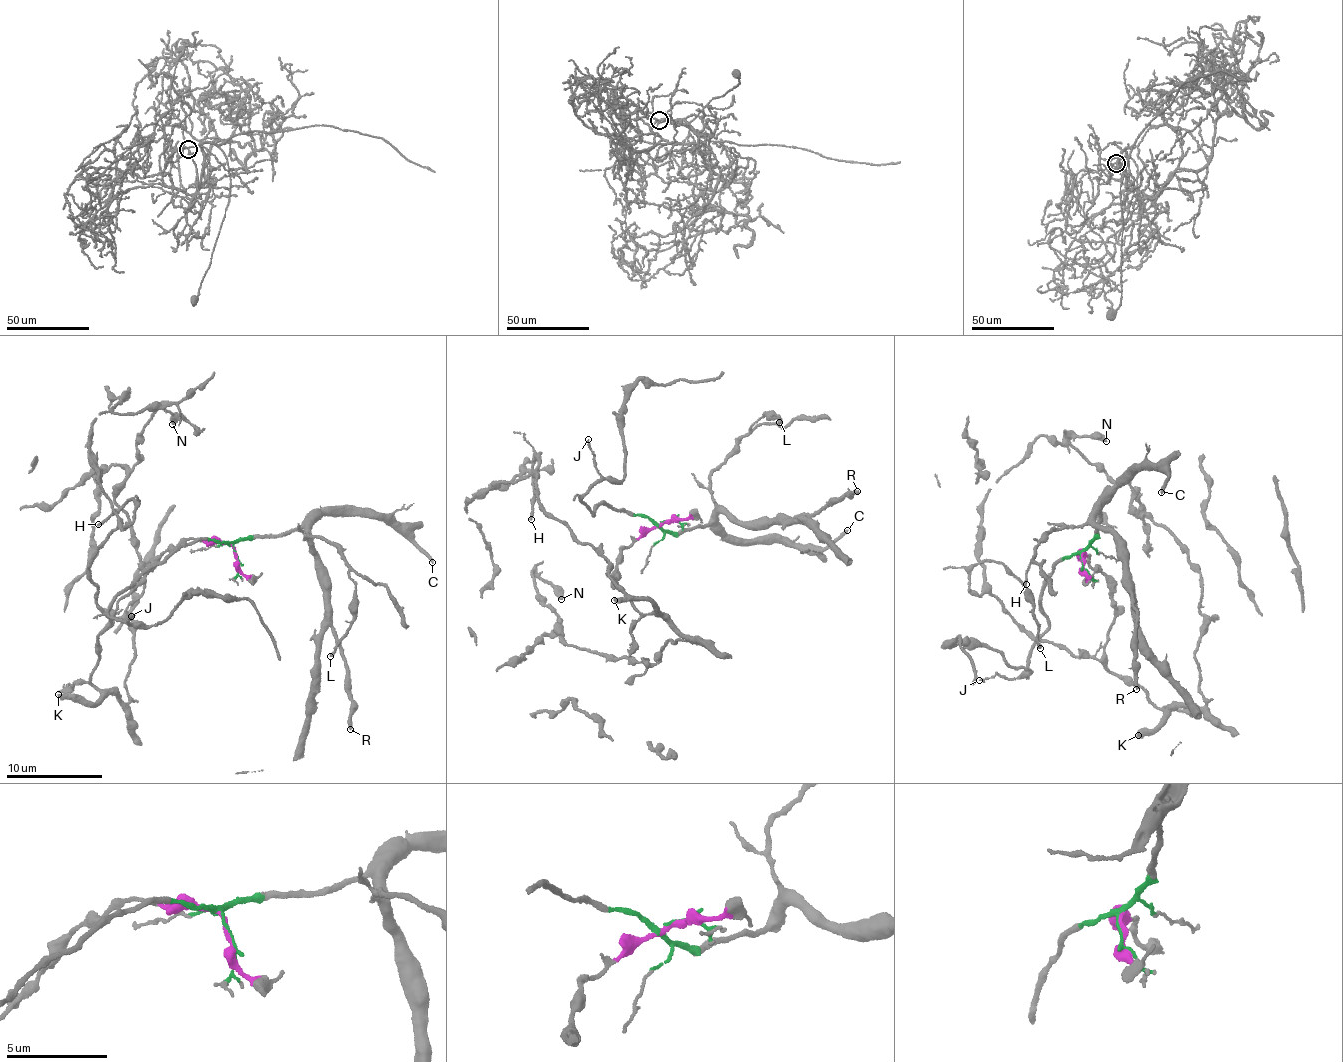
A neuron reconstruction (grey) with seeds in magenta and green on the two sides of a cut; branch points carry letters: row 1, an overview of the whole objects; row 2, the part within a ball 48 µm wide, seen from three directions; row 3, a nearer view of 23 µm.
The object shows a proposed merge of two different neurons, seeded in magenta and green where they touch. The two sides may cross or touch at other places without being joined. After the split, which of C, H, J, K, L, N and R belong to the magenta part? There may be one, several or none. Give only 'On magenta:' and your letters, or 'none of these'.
On magenta: H, K, N

